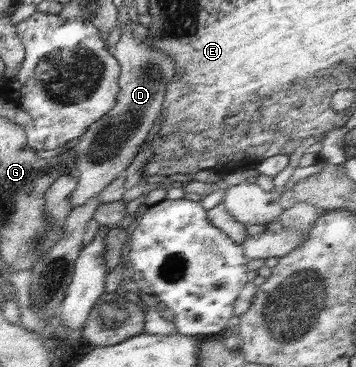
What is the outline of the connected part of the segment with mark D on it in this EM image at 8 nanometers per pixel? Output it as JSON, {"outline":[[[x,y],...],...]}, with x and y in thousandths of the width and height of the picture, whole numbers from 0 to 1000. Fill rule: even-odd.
{"outline":[[[340,63],[334,74],[337,106],[320,125],[315,147],[340,180],[331,218],[337,248],[326,262],[320,294],[264,332],[216,379],[219,392],[208,398],[211,458],[219,474],[213,485],[222,499],[199,531],[202,567],[219,567],[253,537],[281,529],[289,512],[337,485],[337,477],[371,447],[388,420],[388,403],[407,387],[433,332],[458,305],[466,232],[483,221],[494,193],[489,161],[478,150],[382,104],[371,74]]]}

